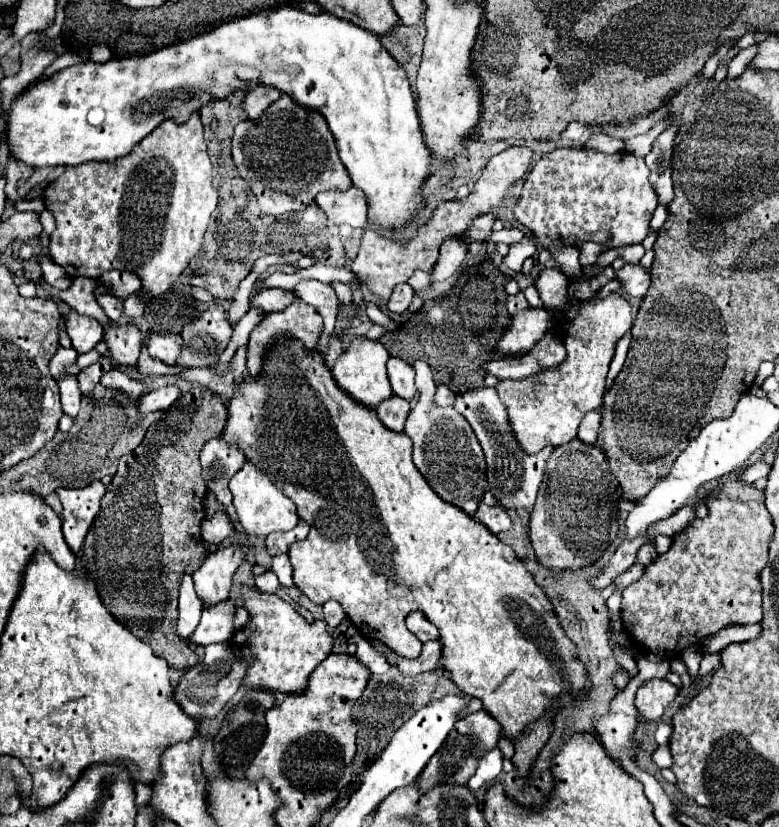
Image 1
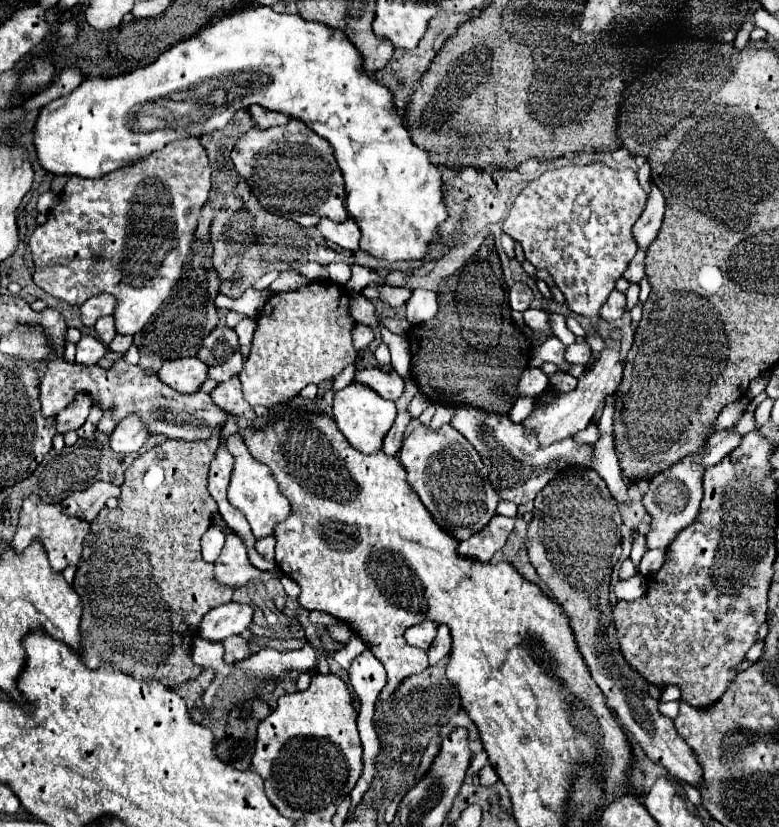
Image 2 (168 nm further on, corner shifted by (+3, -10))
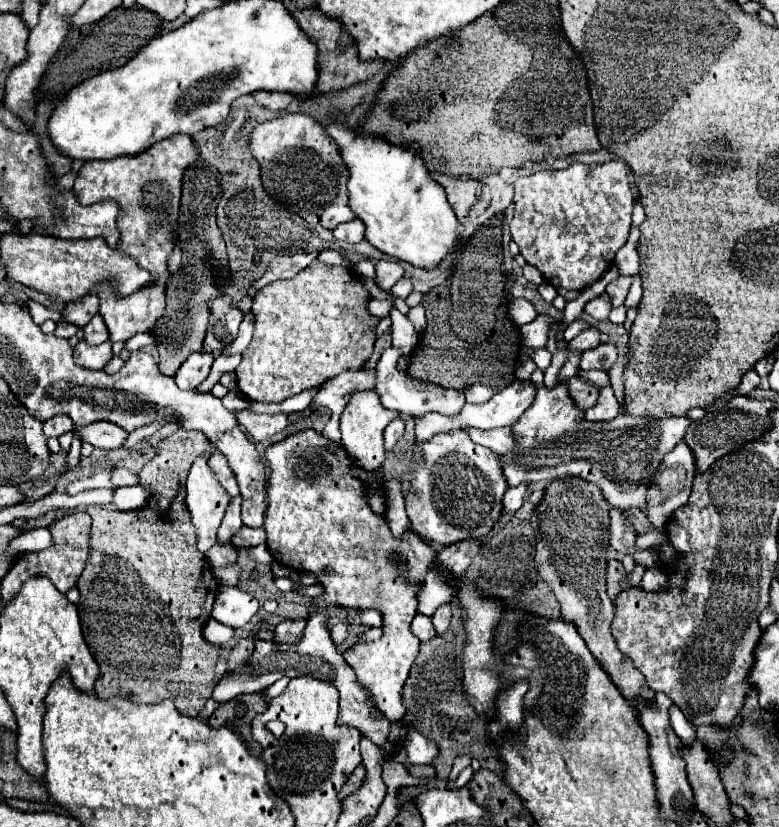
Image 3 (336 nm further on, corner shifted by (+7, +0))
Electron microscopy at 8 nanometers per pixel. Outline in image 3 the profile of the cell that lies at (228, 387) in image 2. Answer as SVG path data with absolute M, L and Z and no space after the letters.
M242 411L236 415L238 423L246 427L246 431L250 433L250 437L258 443L258 441L266 441L268 437L272 437L274 433L280 433L286 425L288 425L288 417L284 413L278 415L256 415L250 411Z

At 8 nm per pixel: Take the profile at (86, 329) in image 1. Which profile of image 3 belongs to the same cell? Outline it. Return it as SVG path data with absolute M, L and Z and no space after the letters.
M80 341L74 347L74 363L82 369L90 369L90 371L100 371L104 369L104 365L112 359L112 345L110 341L102 343L102 345L88 345L86 341Z

